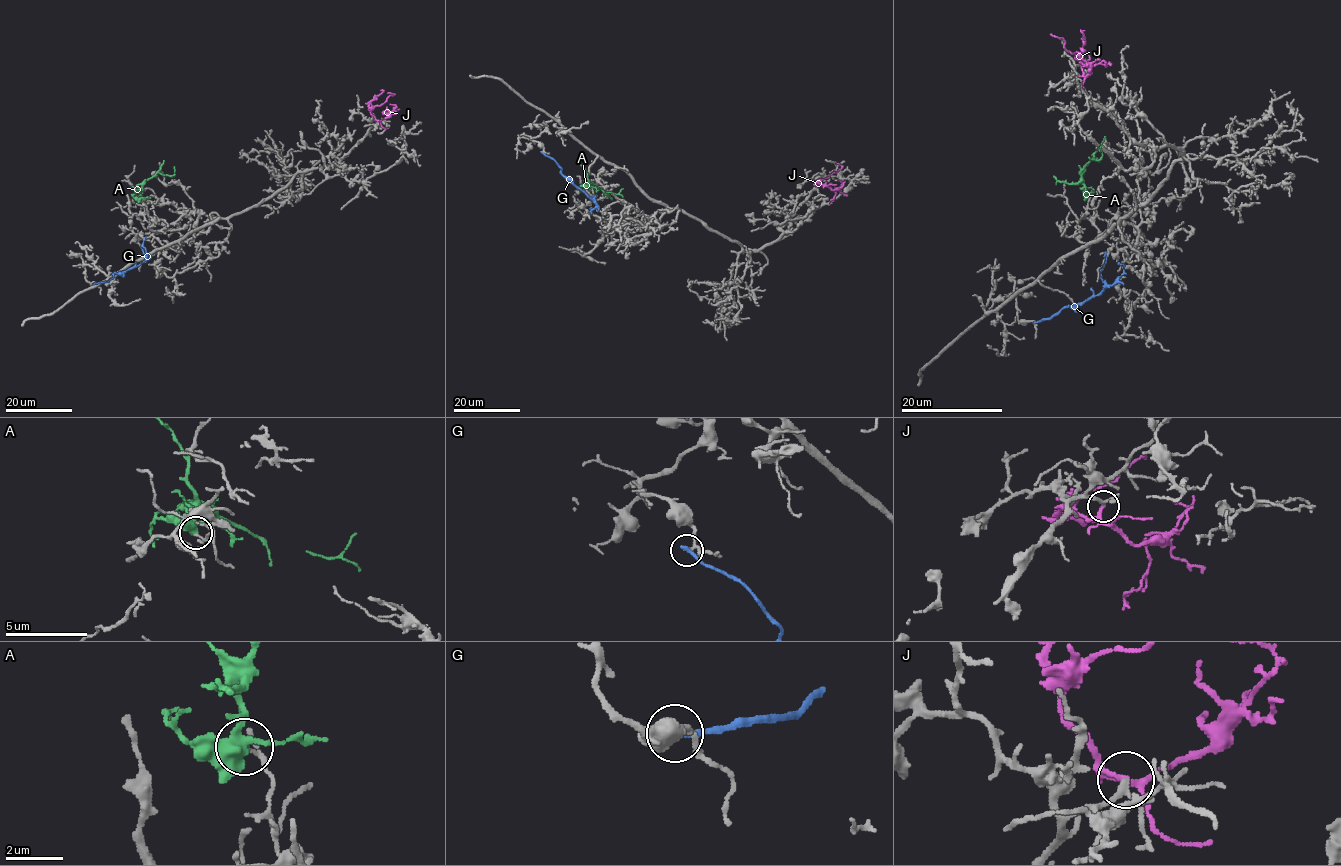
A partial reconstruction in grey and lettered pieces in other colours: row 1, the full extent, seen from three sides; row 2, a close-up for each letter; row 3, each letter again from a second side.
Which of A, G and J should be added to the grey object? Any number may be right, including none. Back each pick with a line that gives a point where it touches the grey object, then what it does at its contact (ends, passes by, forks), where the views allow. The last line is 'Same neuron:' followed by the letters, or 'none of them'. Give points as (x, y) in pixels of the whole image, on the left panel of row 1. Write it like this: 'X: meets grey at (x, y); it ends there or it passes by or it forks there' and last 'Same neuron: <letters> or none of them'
J: meets grey at (378, 120); it forks there
Same neuron: J

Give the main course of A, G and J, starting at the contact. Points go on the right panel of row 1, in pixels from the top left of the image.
A: (1089, 194), (1082, 170), (1093, 155), (1098, 160), (1102, 156), (1101, 146)
G: (1034, 321), (1049, 319), (1067, 306), (1077, 306), (1097, 295), (1105, 285), (1100, 276), (1105, 252)
J: (1079, 77), (1083, 73), (1081, 60), (1064, 48), (1062, 37), (1050, 35)

